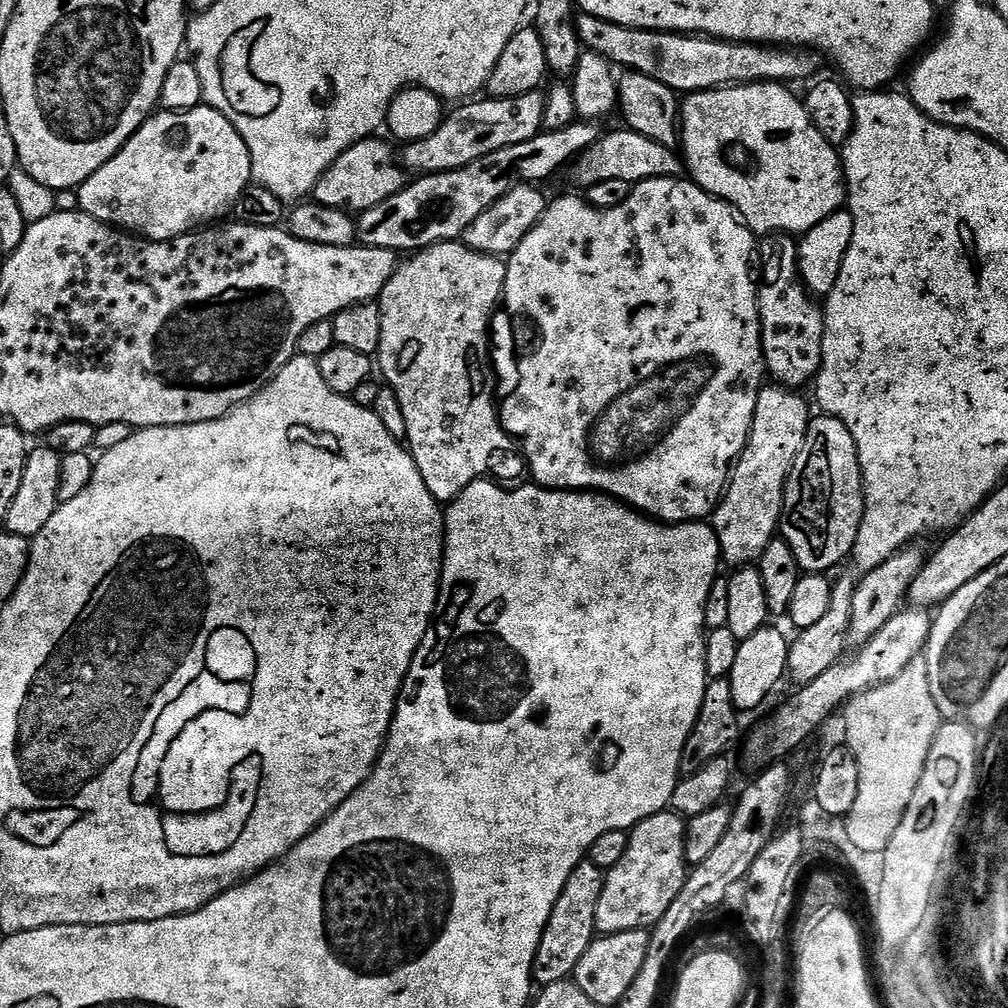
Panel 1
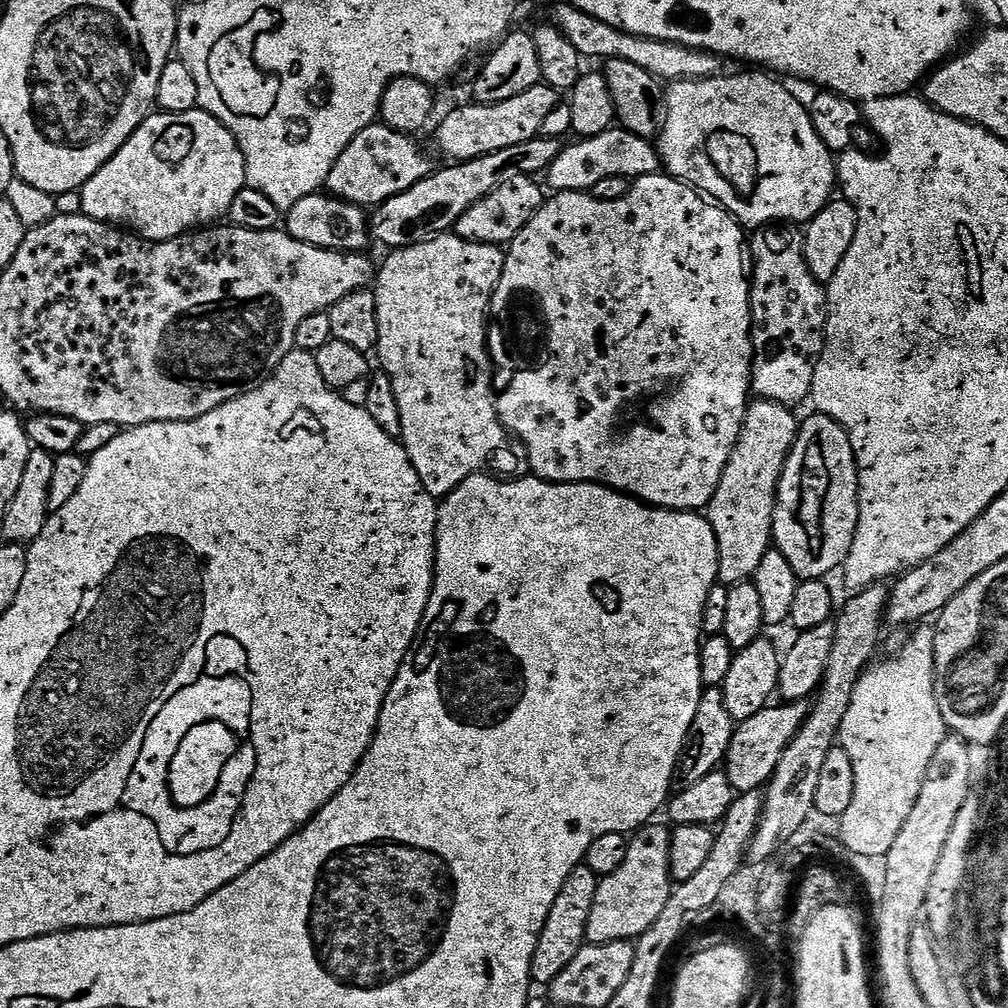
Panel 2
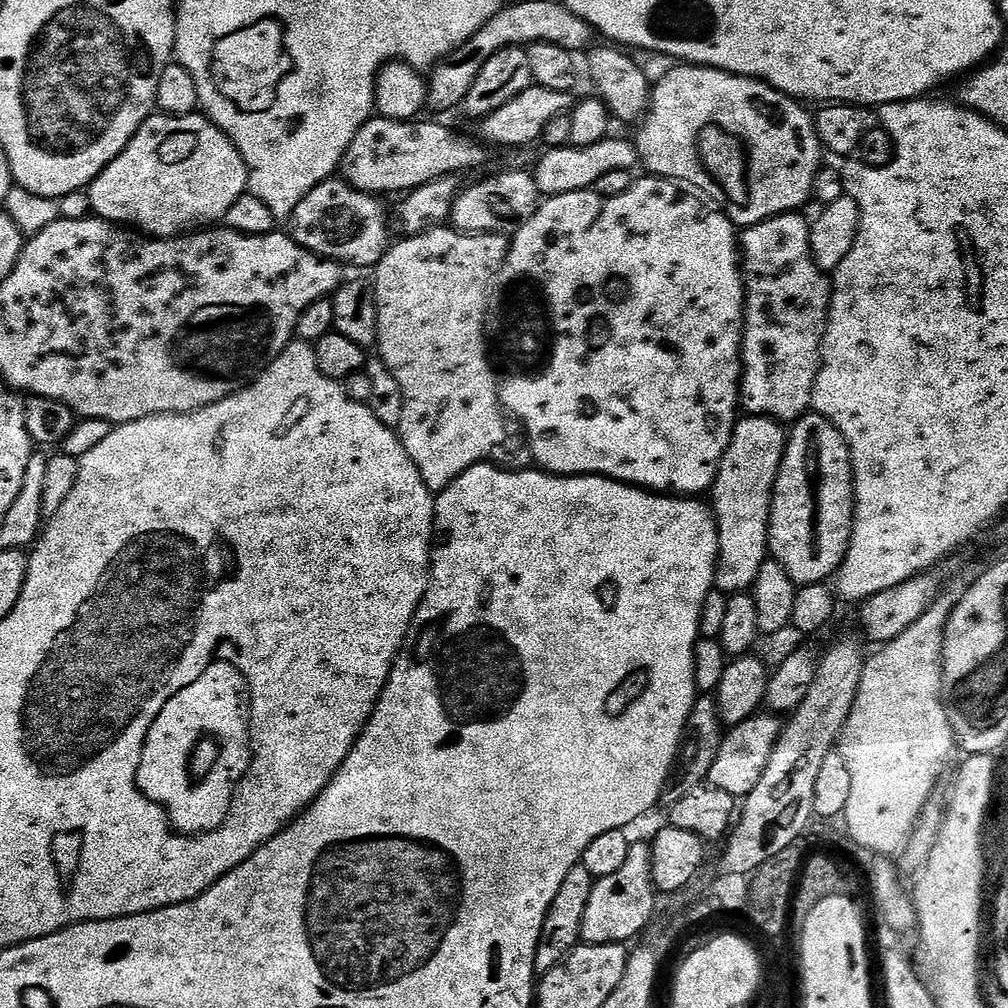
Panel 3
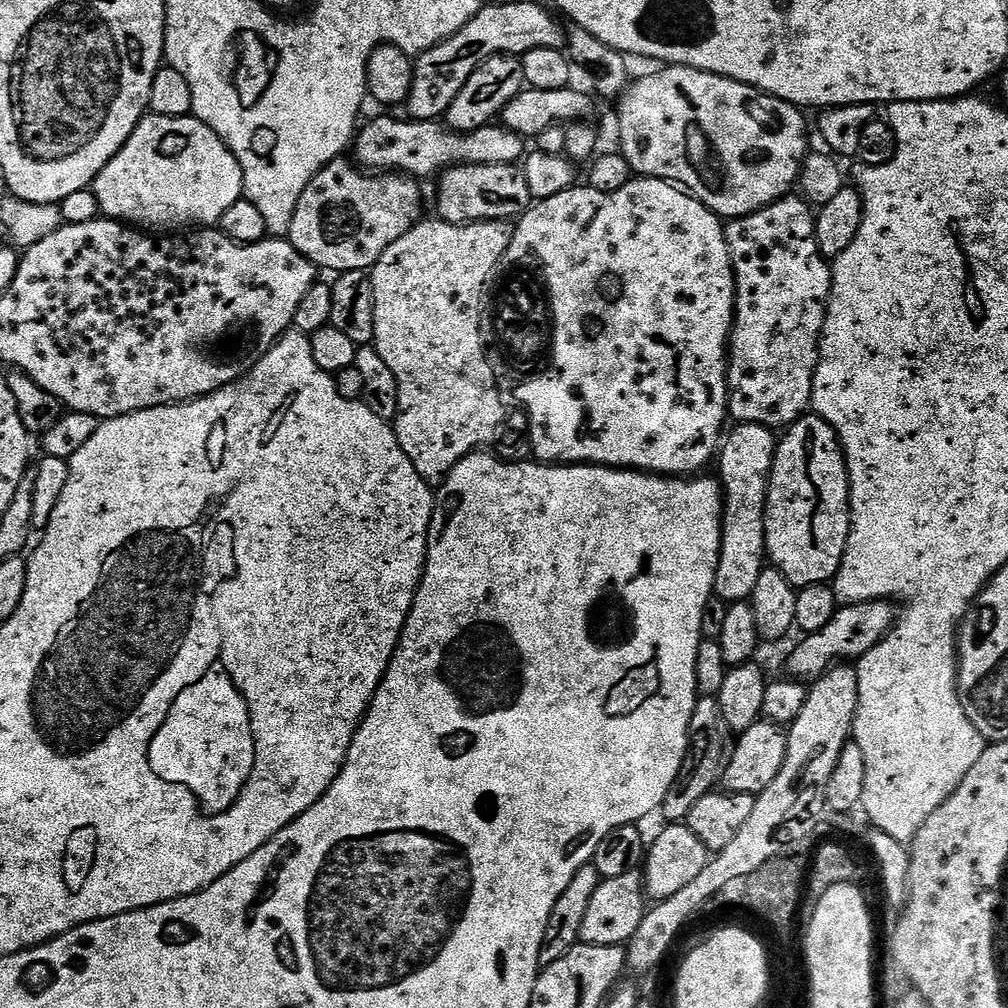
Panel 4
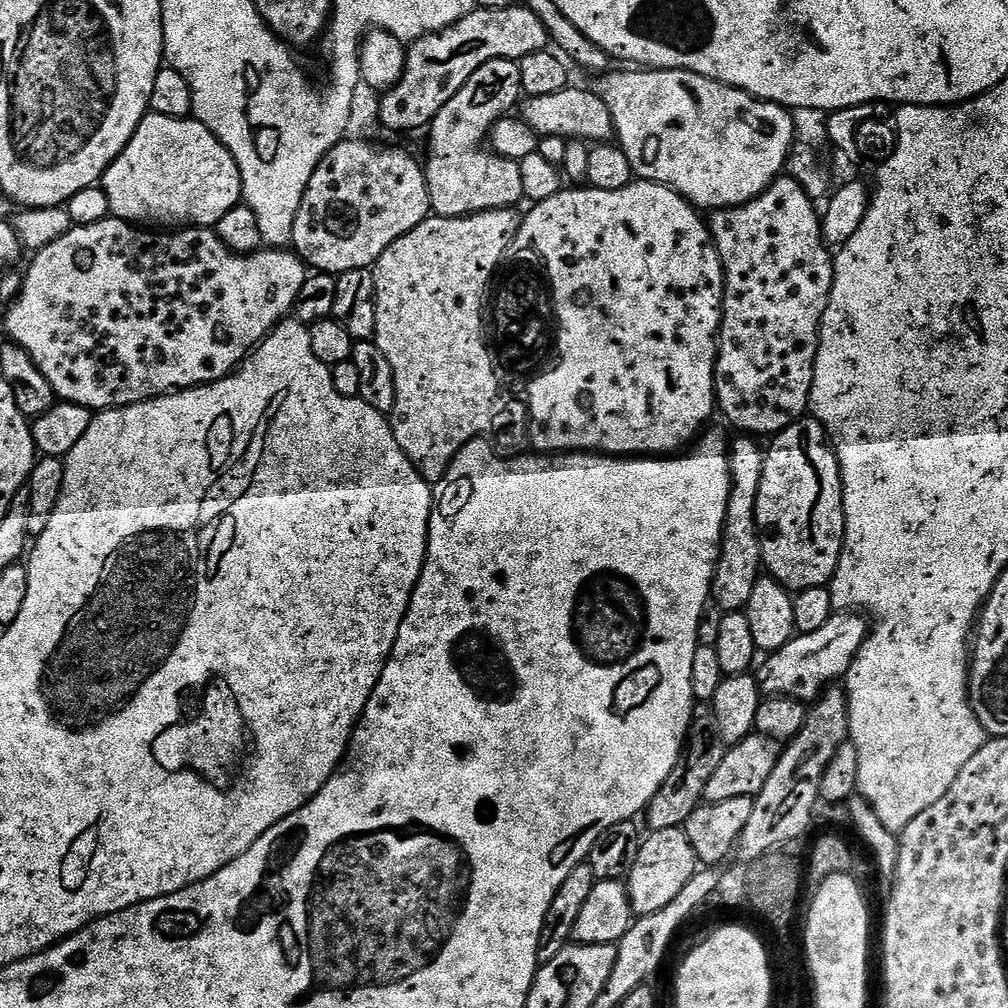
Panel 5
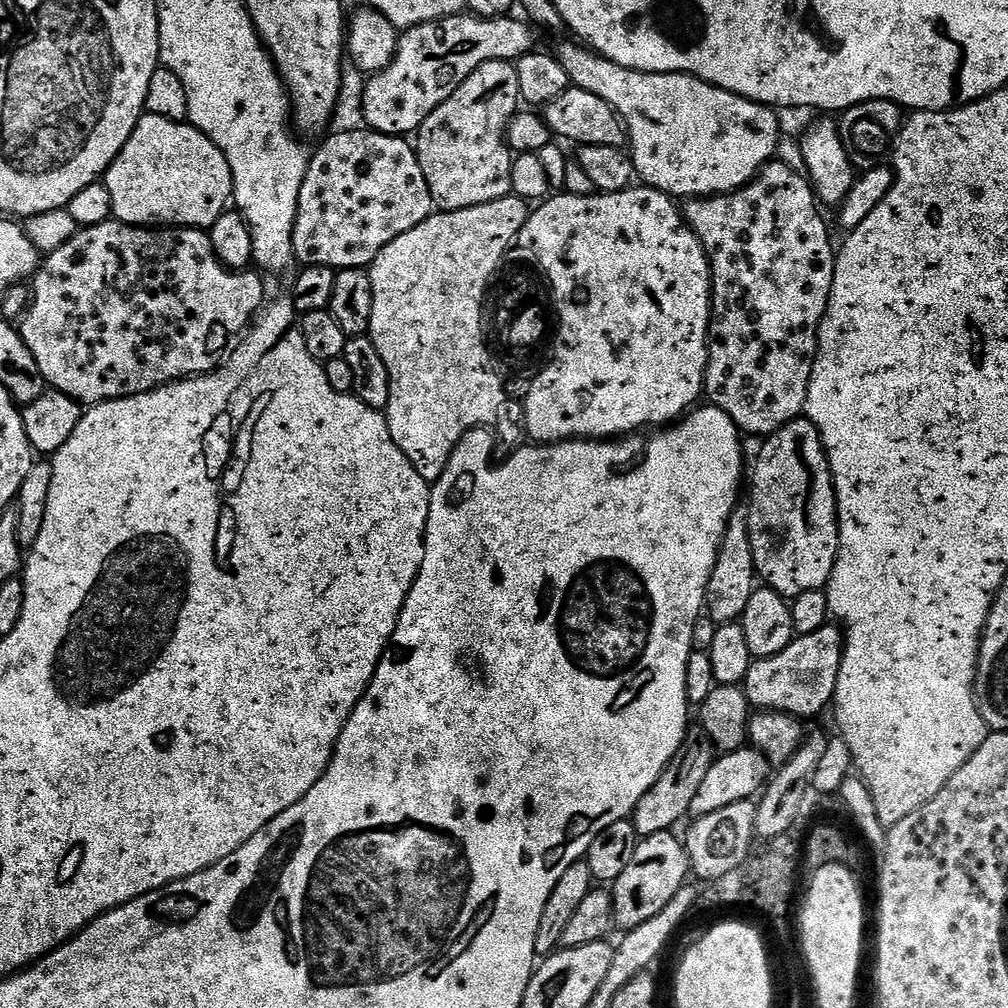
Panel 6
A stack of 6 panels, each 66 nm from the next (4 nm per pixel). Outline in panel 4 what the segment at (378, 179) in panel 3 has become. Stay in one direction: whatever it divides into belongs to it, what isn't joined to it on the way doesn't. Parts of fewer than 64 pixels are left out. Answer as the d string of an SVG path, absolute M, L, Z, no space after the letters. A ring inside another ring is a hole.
M380 116L368 125L361 127L354 137L354 160L361 169L371 170L376 174L403 174L413 178L420 176L439 177L450 168L458 168L462 164L478 166L513 166L519 165L526 155L525 137L519 136L514 130L504 127L503 123L493 122L473 132L454 132L443 123L434 120L414 120L403 118L395 120L392 116Z

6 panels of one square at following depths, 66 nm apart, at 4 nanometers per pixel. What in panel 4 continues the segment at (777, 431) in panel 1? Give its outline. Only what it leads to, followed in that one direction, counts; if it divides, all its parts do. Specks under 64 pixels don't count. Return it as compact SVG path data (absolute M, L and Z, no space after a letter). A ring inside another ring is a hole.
M737 423L736 429L727 433L718 458L720 473L718 479L722 485L724 498L724 525L720 539L720 561L716 571L715 595L729 605L751 601L754 586L766 567L766 513L768 511L768 490L778 455L778 436L773 429L761 424Z

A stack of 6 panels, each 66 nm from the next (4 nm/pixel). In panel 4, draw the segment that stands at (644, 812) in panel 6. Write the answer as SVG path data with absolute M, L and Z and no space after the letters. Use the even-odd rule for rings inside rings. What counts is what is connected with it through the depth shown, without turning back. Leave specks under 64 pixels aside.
M703 696L696 702L694 714L691 718L689 731L693 734L700 734L691 741L689 753L684 757L683 766L680 770L679 778L672 784L672 788L667 792L660 807L660 814L666 818L667 823L681 823L688 817L690 809L699 798L710 792L719 781L723 771L724 759L724 736L722 730L723 716L721 714L720 701L717 697ZM716 782L716 784L715 784Z

